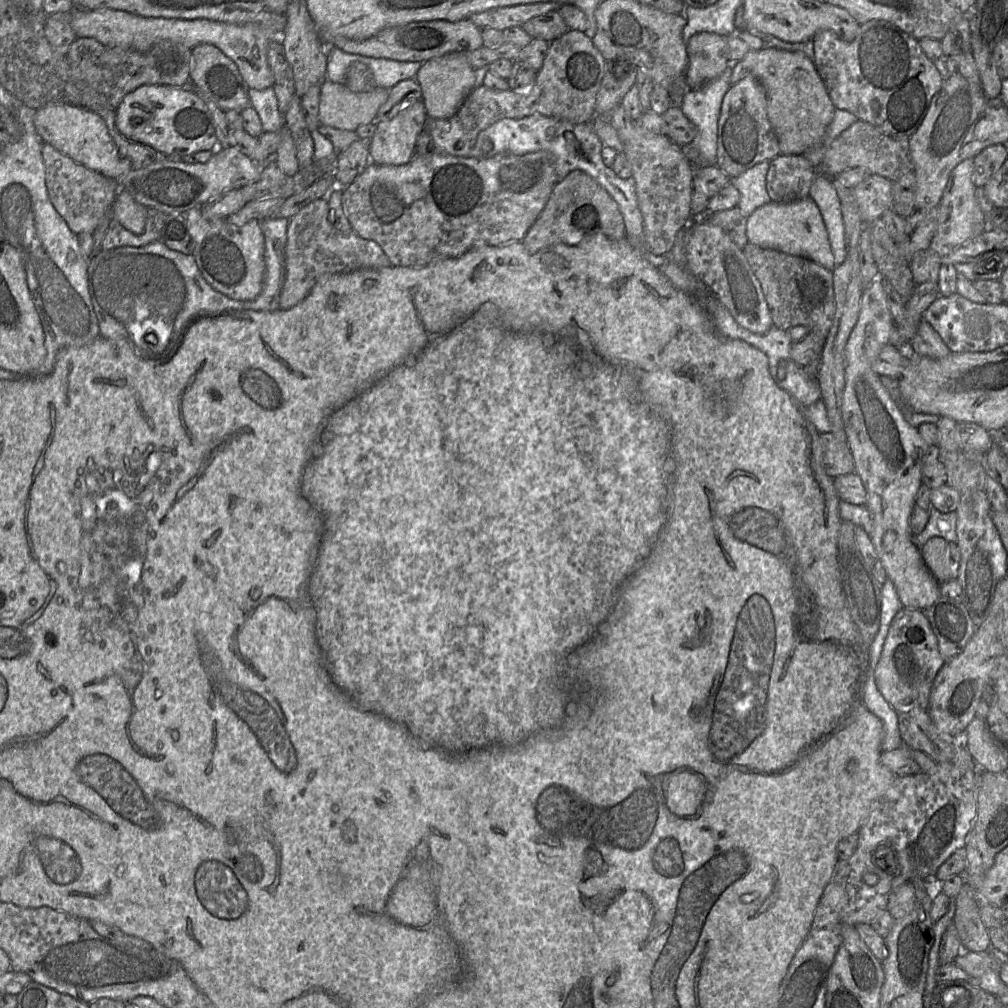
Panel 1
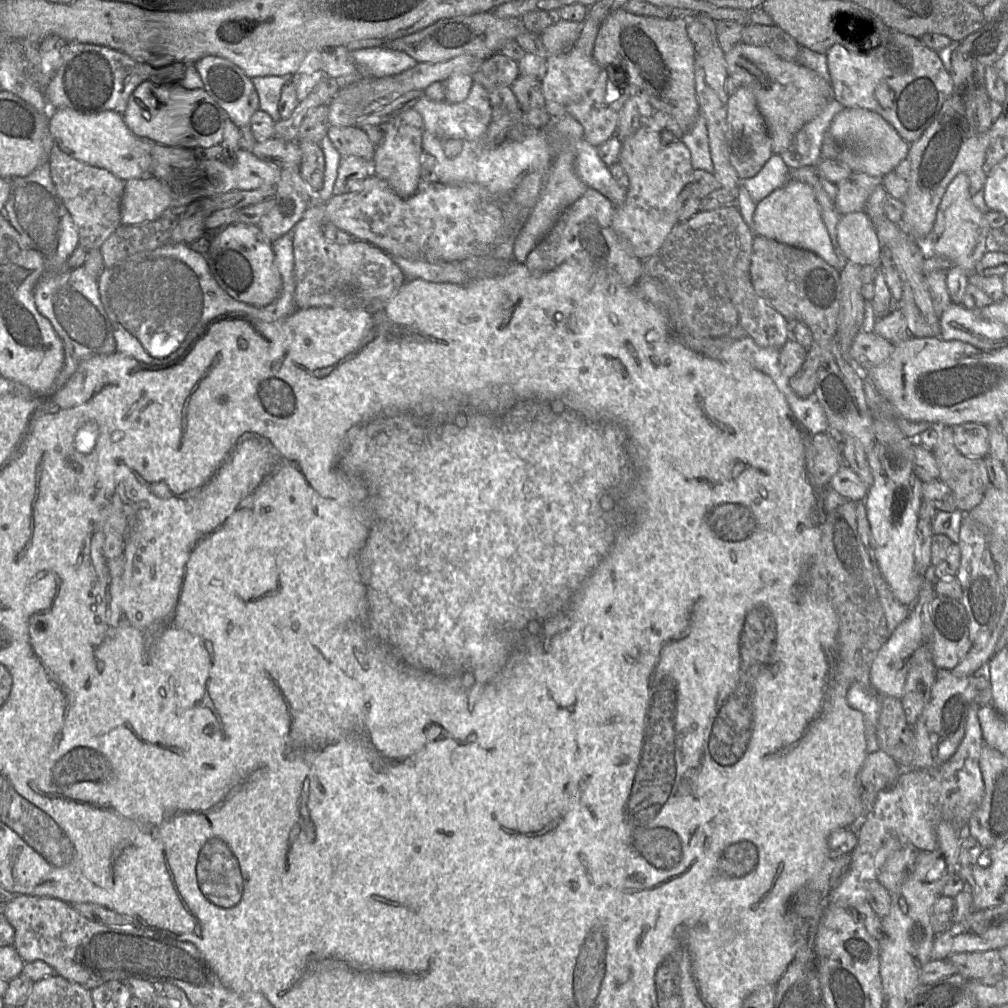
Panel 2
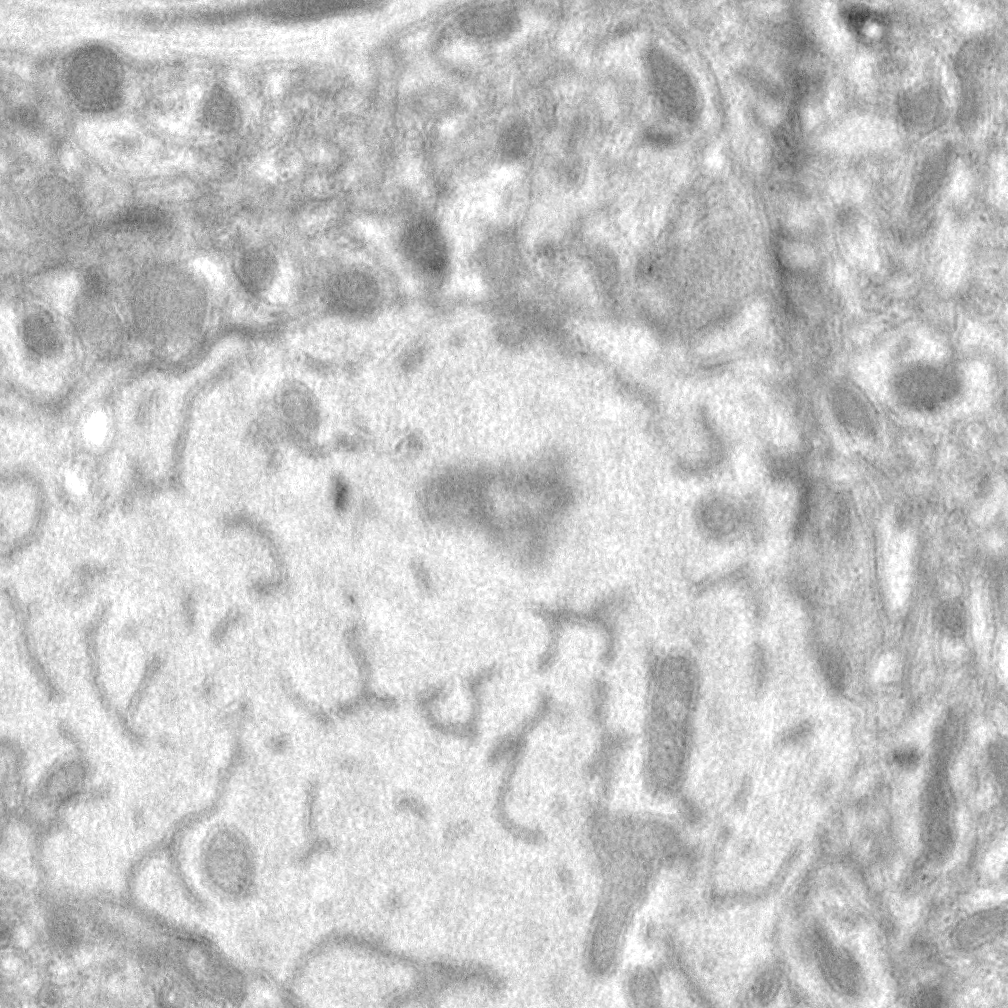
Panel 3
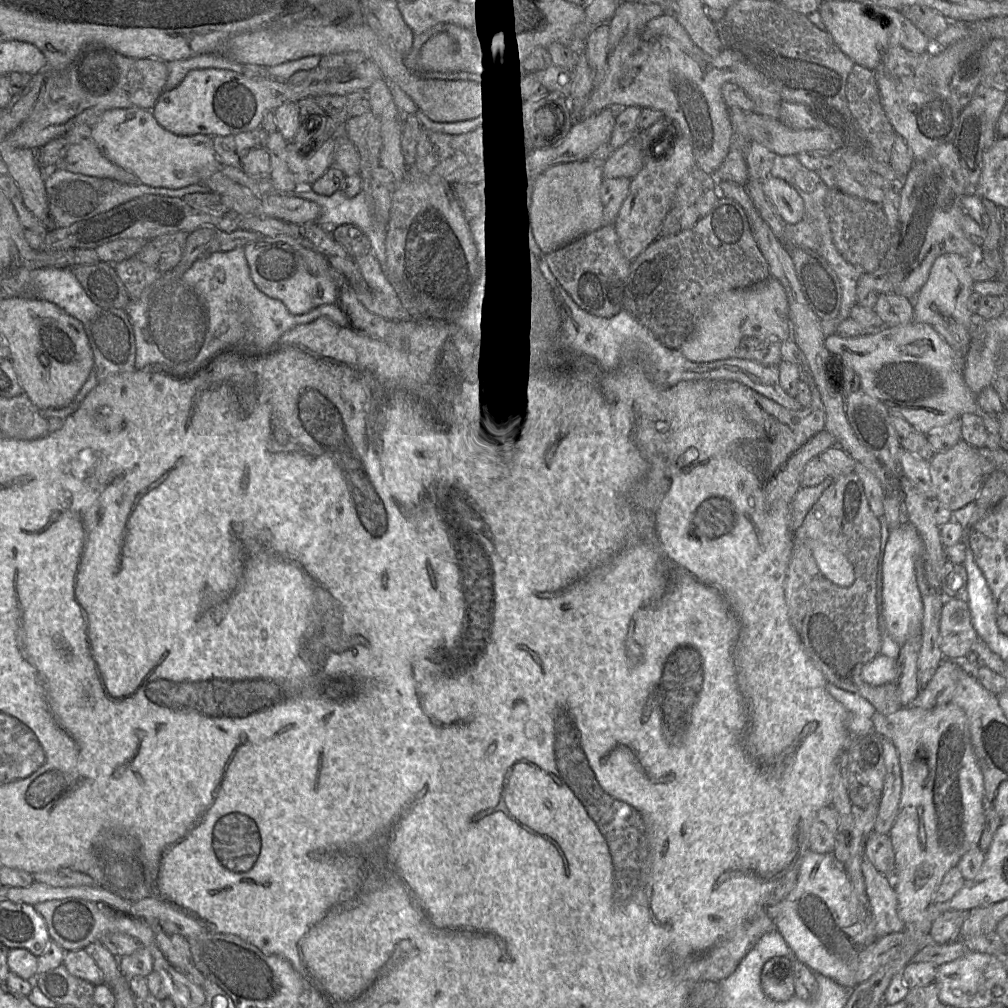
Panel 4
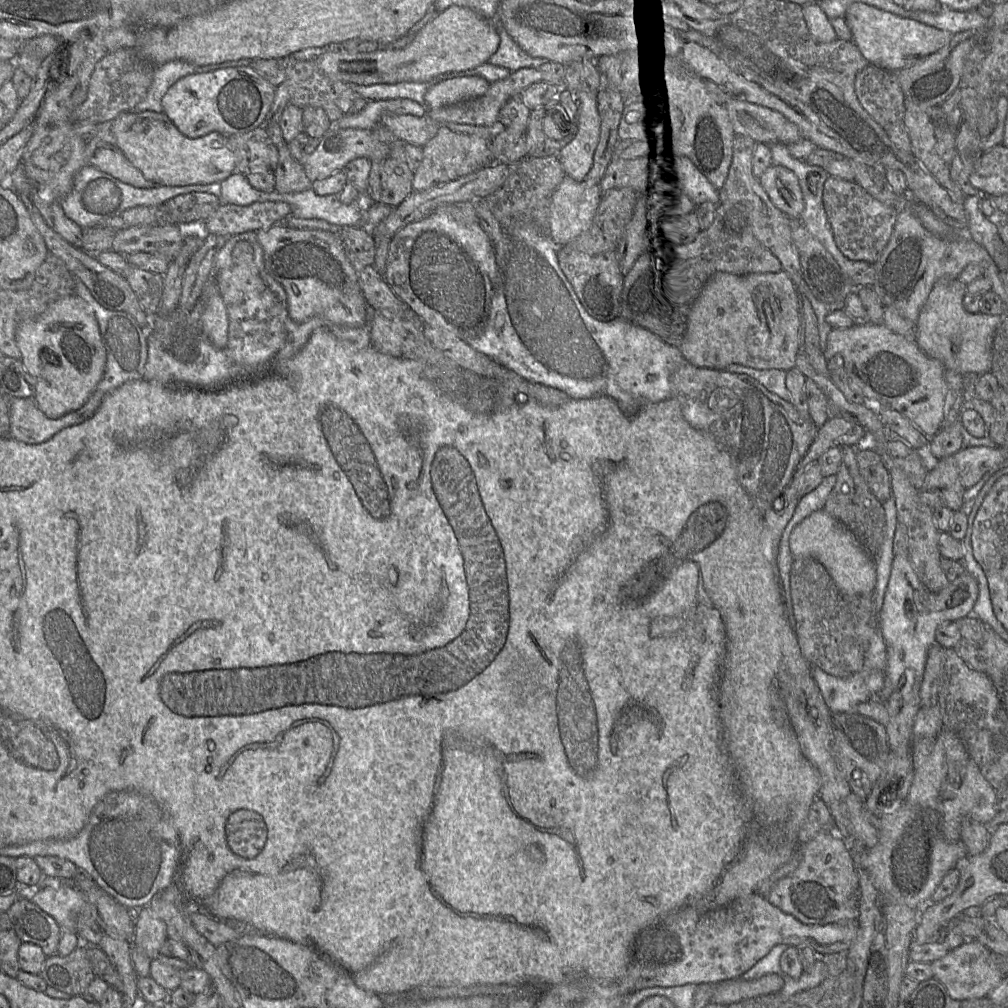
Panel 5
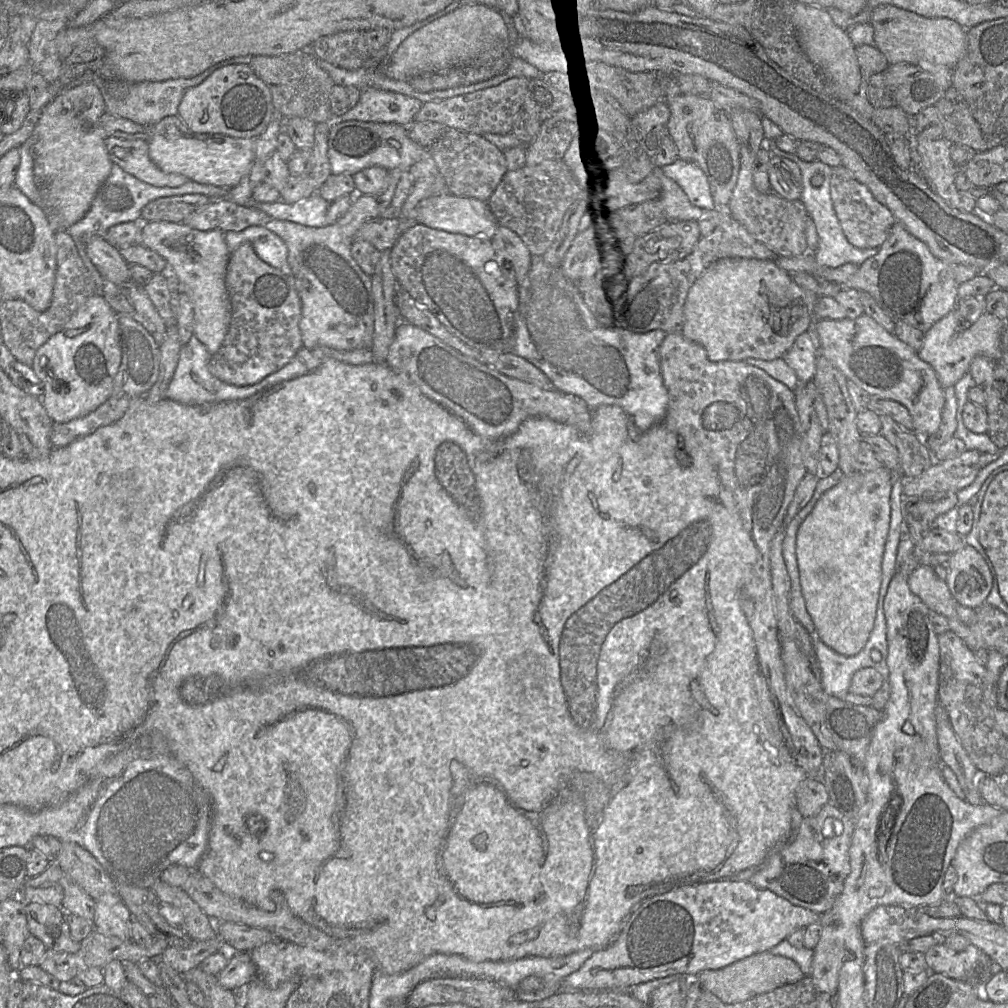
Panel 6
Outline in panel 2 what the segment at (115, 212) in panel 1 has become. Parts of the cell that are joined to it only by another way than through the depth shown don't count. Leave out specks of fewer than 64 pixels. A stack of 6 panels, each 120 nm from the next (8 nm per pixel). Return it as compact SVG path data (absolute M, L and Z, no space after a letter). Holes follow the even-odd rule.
M154 177L125 181L121 201L121 224L140 225L164 216L173 205L165 184Z

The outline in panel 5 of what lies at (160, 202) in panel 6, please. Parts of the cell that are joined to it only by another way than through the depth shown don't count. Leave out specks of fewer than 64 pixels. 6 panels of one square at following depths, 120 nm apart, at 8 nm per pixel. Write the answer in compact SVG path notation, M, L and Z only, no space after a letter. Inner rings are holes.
M190 192L188 194L178 195L158 207L164 212L166 224L183 224L198 220L206 220L222 204L221 198L206 192Z

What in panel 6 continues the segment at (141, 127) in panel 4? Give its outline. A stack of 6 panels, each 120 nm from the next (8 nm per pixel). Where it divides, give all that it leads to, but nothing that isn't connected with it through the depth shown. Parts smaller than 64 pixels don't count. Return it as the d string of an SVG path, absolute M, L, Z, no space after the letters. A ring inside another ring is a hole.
M167 116L148 127L151 160L164 172L181 174L190 181L219 187L235 187L249 172L255 159L254 139L222 134L197 134L179 116Z

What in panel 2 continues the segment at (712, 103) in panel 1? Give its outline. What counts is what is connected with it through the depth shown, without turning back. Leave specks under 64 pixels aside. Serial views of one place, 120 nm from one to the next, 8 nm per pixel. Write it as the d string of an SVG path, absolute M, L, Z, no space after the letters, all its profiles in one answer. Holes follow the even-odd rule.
M698 116L693 126L684 132L681 140L691 152L692 167L714 173L705 118Z

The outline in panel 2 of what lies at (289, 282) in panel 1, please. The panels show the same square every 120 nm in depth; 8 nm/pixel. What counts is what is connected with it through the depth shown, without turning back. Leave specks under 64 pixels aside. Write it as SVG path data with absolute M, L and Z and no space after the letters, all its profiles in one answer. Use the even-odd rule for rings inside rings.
M324 204L308 208L300 221L291 231L294 253L294 301L298 308L309 307L341 307L356 308L369 304L376 299L393 296L406 281L403 271L394 263L392 257L372 244L354 239L340 245L330 242L324 235Z

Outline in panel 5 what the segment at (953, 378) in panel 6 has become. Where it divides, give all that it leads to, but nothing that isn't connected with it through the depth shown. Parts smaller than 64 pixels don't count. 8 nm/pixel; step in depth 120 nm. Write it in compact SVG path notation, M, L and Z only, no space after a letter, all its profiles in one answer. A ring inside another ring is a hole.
M941 278L935 283L916 321L916 342L946 369L983 374L991 370L993 338L1003 317L966 311L963 306L966 286L958 278Z

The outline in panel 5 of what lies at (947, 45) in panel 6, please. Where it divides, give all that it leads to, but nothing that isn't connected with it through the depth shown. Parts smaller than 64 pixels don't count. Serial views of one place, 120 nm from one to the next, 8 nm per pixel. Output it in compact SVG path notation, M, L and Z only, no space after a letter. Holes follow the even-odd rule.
M855 2L844 16L852 32L851 41L871 65L889 71L899 71L916 60L931 55L949 43L953 34L923 24L911 18L881 10L865 3Z

